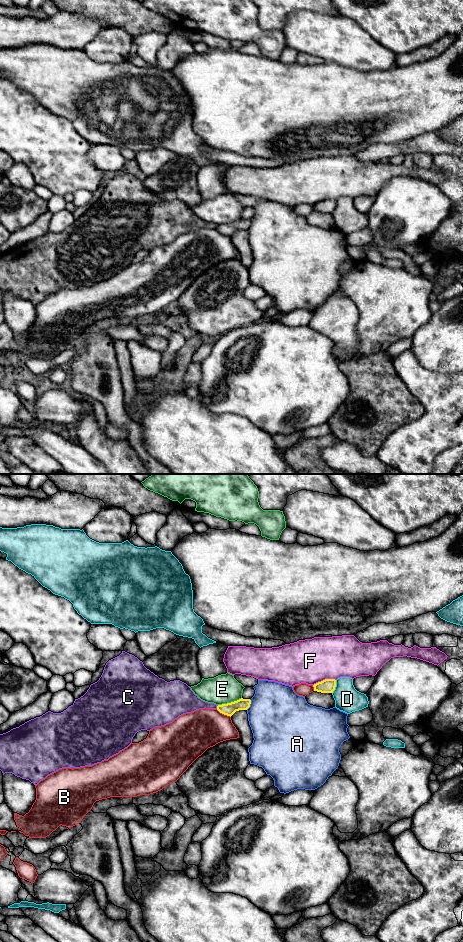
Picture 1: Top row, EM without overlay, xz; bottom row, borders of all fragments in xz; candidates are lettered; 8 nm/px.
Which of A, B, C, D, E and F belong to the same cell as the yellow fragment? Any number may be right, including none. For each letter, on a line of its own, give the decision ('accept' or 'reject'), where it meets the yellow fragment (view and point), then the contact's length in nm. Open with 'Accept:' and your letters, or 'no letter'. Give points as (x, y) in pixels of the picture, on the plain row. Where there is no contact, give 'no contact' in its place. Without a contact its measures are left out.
Accept: no letter
A: reject | xz (250, 223) | 90 nm
B: reject | xz (223, 233) | 140 nm
C: reject | xz (217, 227) | 40 nm
D: reject | xz (335, 206) | 120 nm
E: reject | xz (229, 223) | 200 nm
F: reject | xz (325, 199) | 190 nm

